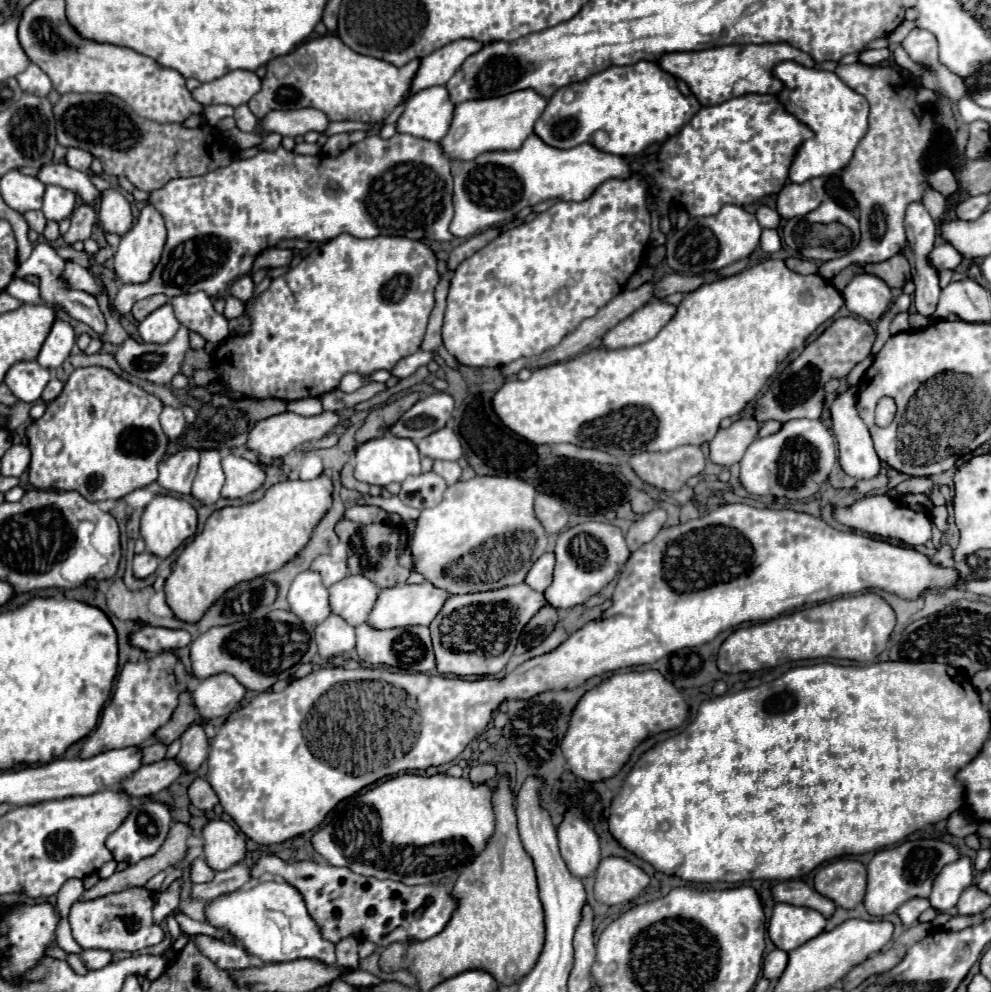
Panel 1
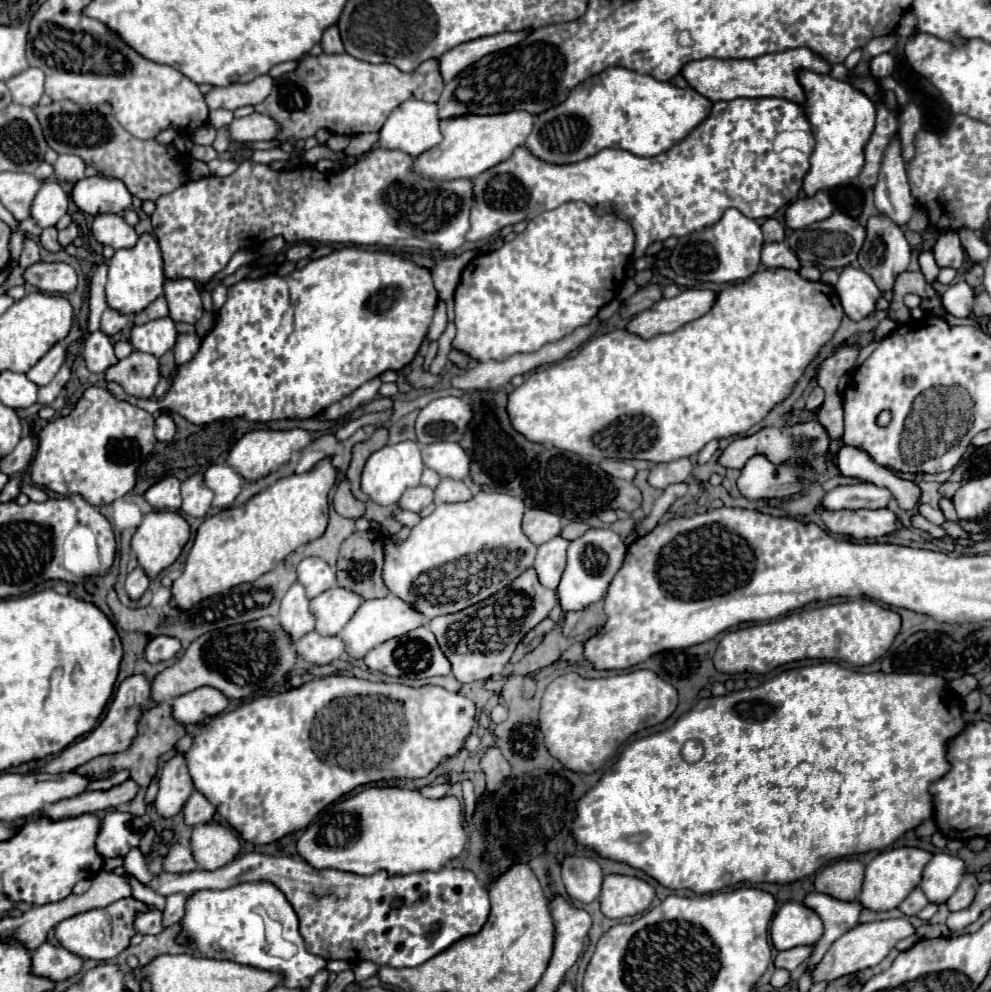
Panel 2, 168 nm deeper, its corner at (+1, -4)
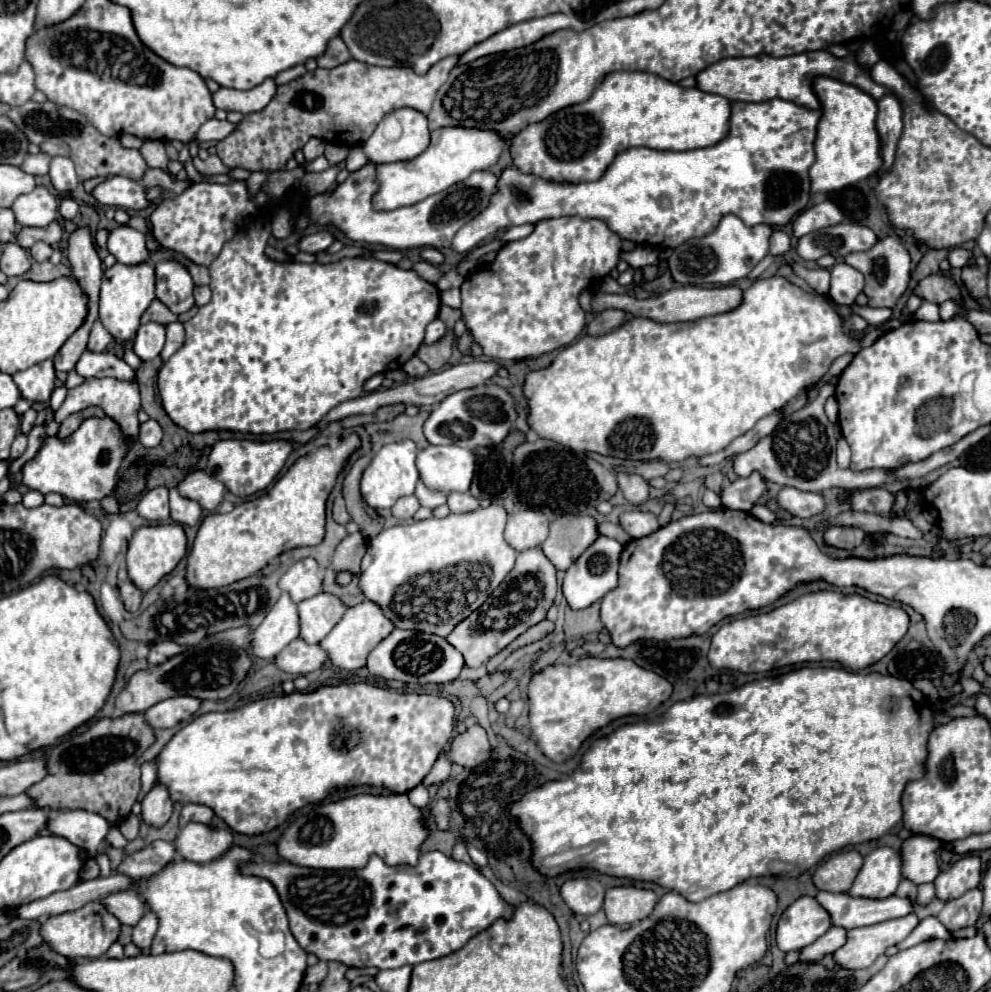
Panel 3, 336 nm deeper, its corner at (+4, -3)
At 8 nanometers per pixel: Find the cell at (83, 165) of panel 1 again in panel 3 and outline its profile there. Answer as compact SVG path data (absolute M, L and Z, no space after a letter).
M52 157L50 179L56 191L74 191L78 185L78 175L74 171L74 161L70 157Z

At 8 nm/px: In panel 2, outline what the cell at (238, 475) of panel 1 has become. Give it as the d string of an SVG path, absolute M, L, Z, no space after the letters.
M227 464L209 466L203 474L203 482L215 494L213 506L219 506L219 508L231 506L231 502L237 498L237 494L241 492L241 488L245 484L245 480Z

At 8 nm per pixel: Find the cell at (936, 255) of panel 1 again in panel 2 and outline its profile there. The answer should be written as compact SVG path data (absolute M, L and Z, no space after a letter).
M941 232L937 238L937 244L933 248L935 254L935 262L939 268L951 266L951 268L961 268L963 260L965 260L965 252L963 246L959 242L959 234L957 232Z

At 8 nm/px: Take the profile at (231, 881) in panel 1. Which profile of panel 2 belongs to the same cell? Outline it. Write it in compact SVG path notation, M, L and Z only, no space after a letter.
M171 894L171 896L167 896L165 910L163 910L163 928L169 928L171 924L175 924L175 922L179 922L183 918L185 900L187 900L187 894Z

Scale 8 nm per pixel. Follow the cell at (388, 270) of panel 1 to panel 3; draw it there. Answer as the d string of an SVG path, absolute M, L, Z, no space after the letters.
M270 219L264 223L254 223L236 233L232 241L228 241L218 255L218 259L210 265L210 287L212 287L212 301L198 309L198 313L184 323L186 341L178 353L174 353L158 373L158 391L162 399L162 407L166 409L168 417L184 427L186 431L200 433L212 429L230 429L240 433L276 433L276 431L290 431L290 429L310 429L322 417L334 409L336 405L356 399L362 395L362 385L376 373L386 373L400 369L420 347L424 339L426 325L436 319L440 307L440 293L436 285L424 281L416 271L404 271L392 263L384 263L380 259L340 259L334 263L274 263L264 253L264 239L270 237Z

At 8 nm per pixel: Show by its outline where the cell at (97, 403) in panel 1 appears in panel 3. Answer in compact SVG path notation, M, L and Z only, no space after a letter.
M88 417L66 439L56 435L46 437L34 459L22 467L22 483L28 489L36 489L40 493L60 493L68 501L100 501L116 489L118 469L134 441L136 439L126 435L120 423L112 417Z

